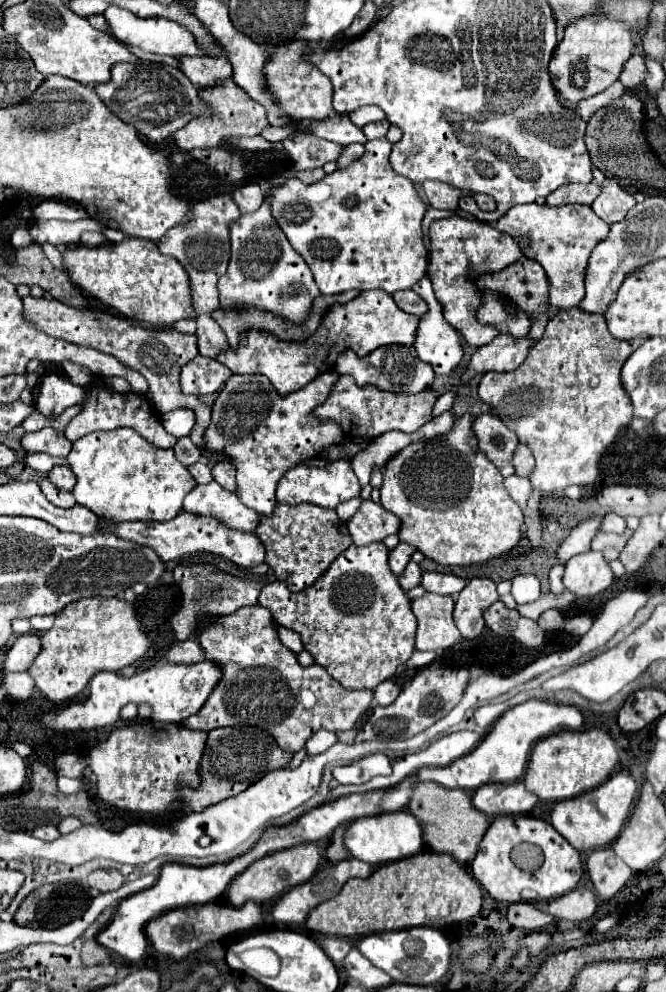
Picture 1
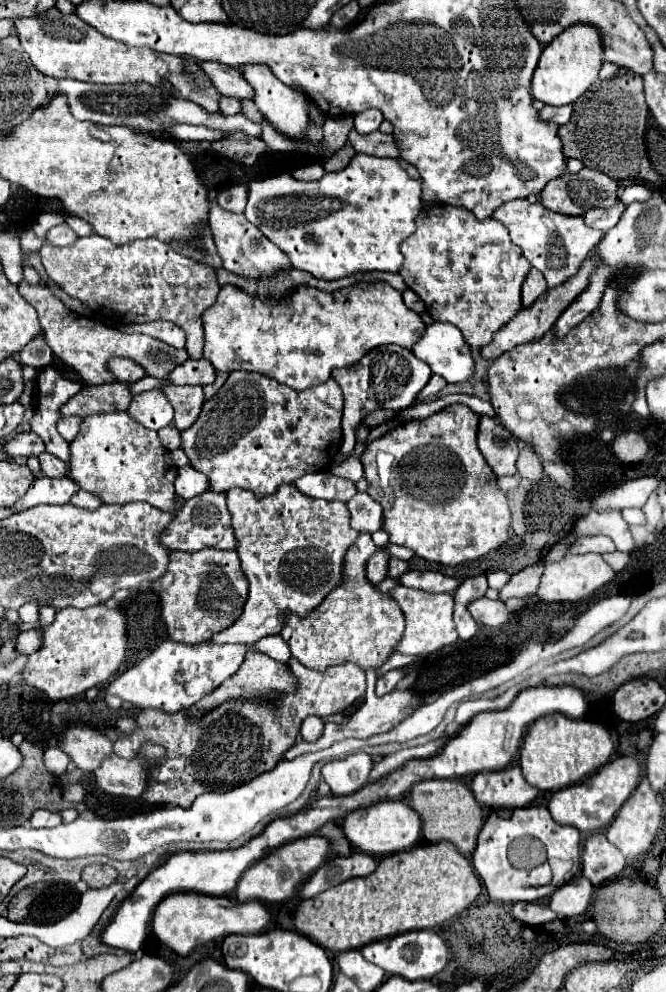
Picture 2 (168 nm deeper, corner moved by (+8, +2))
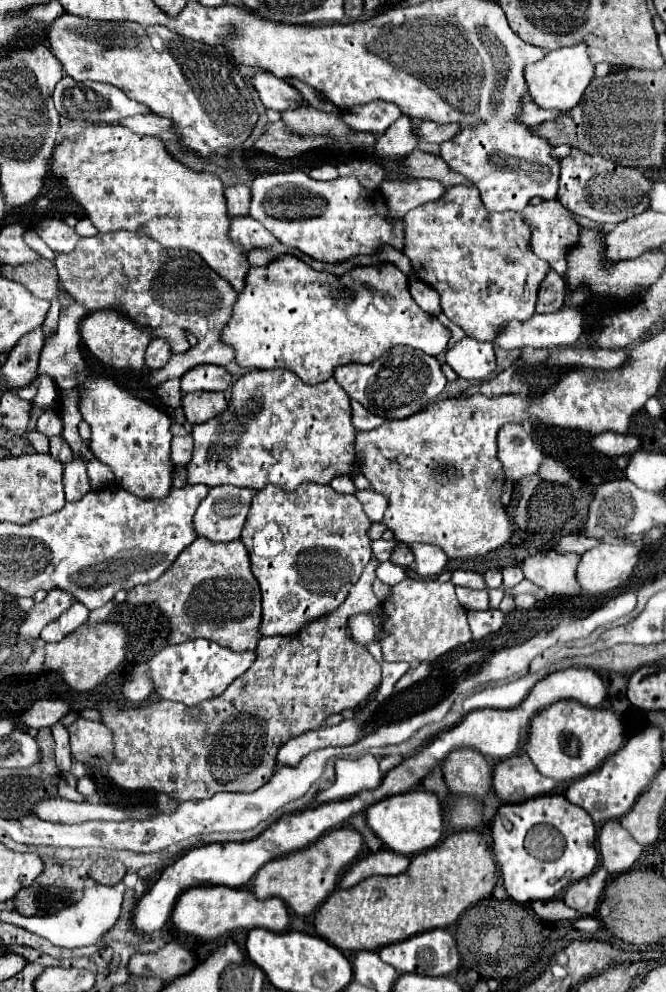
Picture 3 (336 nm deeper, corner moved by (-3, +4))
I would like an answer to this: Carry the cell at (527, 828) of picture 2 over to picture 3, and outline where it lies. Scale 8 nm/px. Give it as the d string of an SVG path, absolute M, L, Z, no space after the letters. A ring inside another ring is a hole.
M543 795L523 803L501 805L493 821L493 851L501 865L503 885L509 897L519 903L557 897L567 885L591 875L599 861L591 815L567 803L563 795ZM503 817L511 823L511 829L503 825Z

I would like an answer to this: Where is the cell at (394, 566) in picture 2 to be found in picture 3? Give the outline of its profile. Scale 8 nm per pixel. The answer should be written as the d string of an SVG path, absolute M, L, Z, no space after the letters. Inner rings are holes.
M399 543L399 545L393 549L393 553L391 553L391 563L395 563L395 565L411 567L413 561L415 561L413 551L411 551L411 547L405 545L405 543Z

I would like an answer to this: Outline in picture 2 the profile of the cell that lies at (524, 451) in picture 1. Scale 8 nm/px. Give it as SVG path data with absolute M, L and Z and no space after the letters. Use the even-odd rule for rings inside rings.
M528 447L520 449L520 457L516 461L516 471L520 477L530 479L530 481L542 479L542 463L538 461L538 457Z

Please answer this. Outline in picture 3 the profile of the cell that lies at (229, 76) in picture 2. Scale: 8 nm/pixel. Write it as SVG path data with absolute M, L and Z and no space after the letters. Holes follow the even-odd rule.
M259 73L253 77L253 85L267 109L287 111L287 109L301 109L307 103L307 99L291 87L287 81L271 75L271 73Z

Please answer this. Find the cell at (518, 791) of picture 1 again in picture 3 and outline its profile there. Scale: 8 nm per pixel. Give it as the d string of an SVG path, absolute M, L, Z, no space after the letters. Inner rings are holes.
M525 753L503 759L493 769L493 789L505 803L521 803L535 795L547 795L553 787L555 781L543 777Z

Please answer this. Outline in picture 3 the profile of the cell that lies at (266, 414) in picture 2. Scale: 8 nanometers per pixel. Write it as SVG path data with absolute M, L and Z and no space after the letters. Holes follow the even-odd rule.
M287 369L249 371L231 389L229 407L215 419L193 427L195 449L191 461L185 465L189 483L205 483L209 487L235 485L249 489L263 489L277 485L285 491L295 491L301 483L327 485L333 477L351 475L355 459L355 427L351 423L351 405L347 393L329 379L327 383L305 385Z

